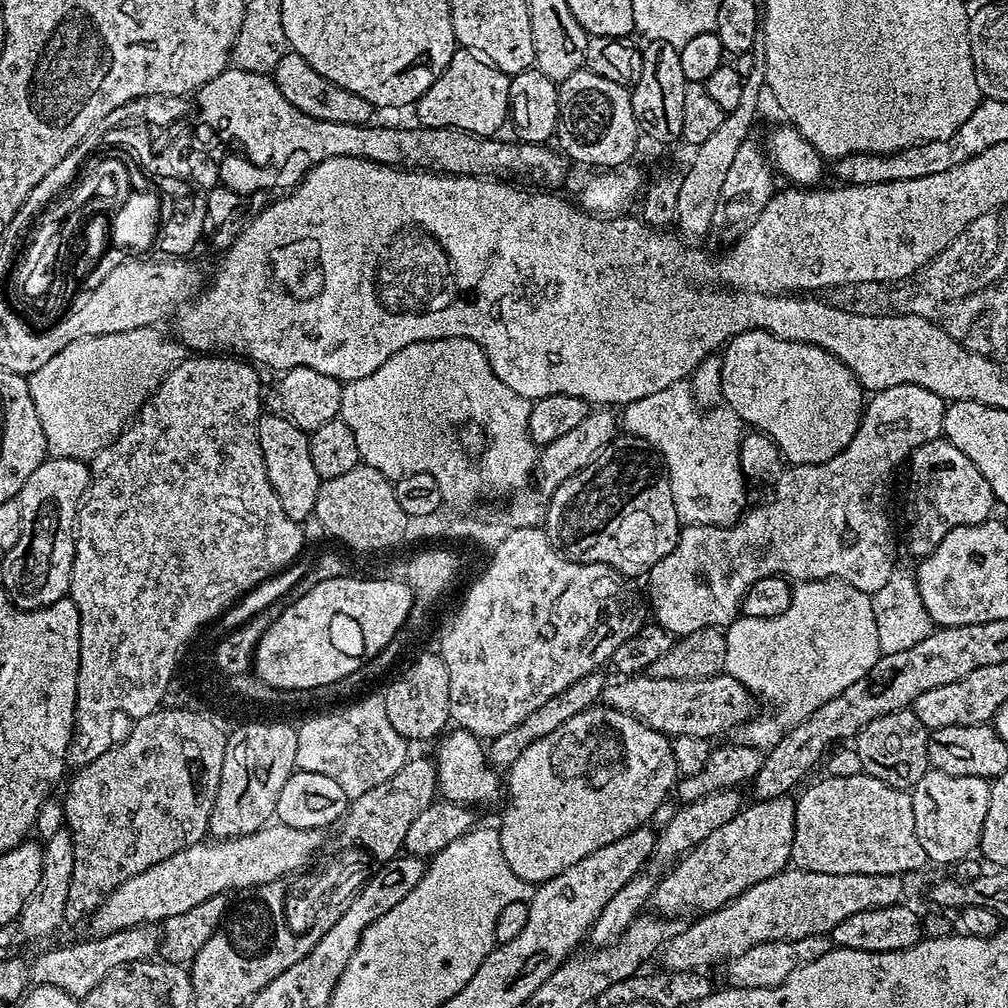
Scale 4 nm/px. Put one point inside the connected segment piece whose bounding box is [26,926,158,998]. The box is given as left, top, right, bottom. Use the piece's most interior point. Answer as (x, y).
(77, 968)

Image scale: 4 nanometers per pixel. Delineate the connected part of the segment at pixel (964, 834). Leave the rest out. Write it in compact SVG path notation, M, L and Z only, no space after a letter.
M933 770L912 787L914 830L918 830L918 842L922 842L922 850L933 865L953 866L979 849L991 789L991 783L982 777L955 777Z

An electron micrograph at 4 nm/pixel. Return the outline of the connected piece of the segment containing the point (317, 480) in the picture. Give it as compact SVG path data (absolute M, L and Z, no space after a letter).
M283 414L261 415L256 429L270 486L274 486L274 494L278 494L278 502L282 502L282 510L286 510L286 518L304 522L307 516L309 519L316 511L318 490L322 483L318 470L314 470L314 462L310 462L309 433L294 426L294 422L290 422Z

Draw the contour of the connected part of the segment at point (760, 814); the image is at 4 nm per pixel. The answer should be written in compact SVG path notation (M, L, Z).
M787 795L756 800L749 808L748 805L741 807L739 814L730 818L726 826L714 830L710 838L702 838L699 846L675 865L677 868L657 883L651 907L664 918L680 916L683 912L711 914L750 886L785 871L792 858L796 803Z

